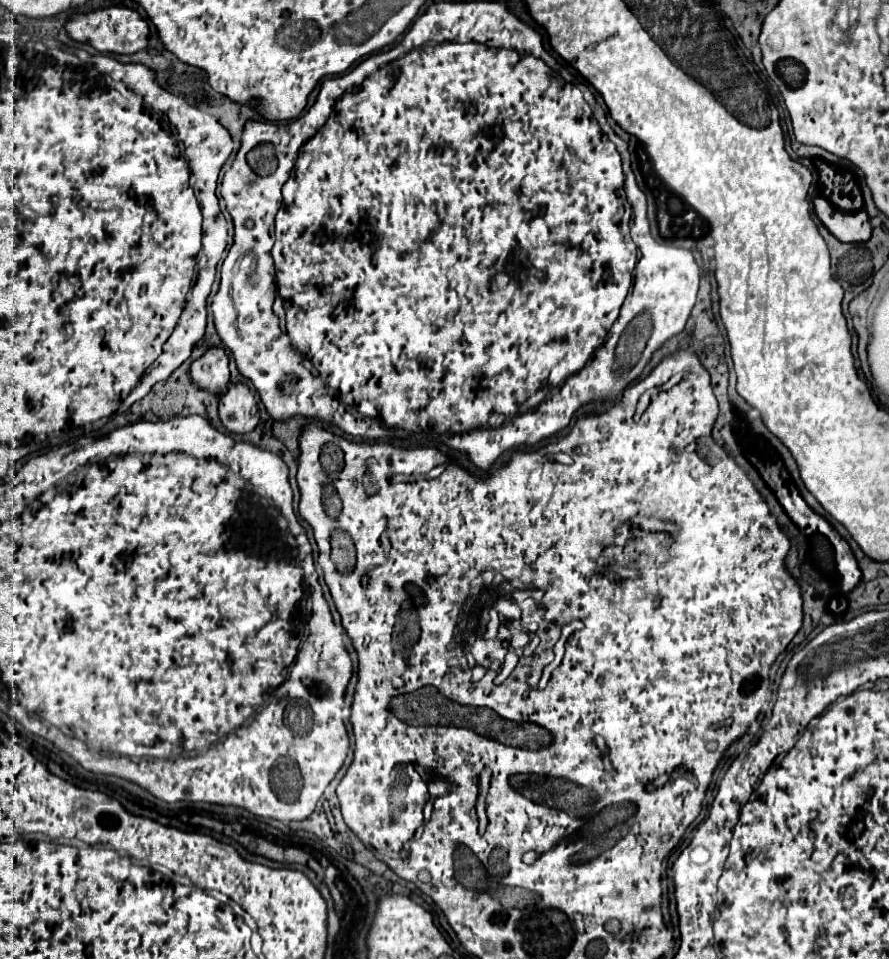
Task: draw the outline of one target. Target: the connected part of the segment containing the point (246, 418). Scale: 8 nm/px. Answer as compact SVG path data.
M244 381L228 385L228 391L220 397L220 421L226 429L238 435L250 433L258 425L258 401Z

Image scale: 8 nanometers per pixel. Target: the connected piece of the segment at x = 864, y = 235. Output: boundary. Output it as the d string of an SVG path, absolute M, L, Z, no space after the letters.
M814 197L812 199L814 209L818 219L826 225L826 229L840 241L844 243L860 243L868 241L872 227L868 221L868 213L862 211L838 211L832 203L828 203L824 197Z

